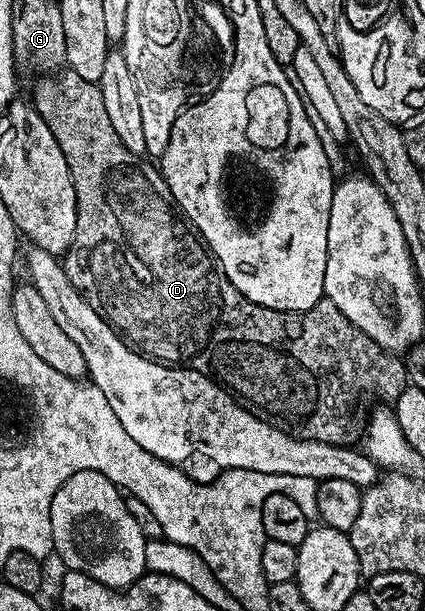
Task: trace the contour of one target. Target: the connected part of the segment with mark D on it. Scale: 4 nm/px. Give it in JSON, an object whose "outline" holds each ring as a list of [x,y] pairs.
{"outline":[[[70,69],[60,70],[54,77],[36,78],[35,81],[33,106],[49,125],[53,137],[57,137],[57,145],[61,145],[61,153],[65,153],[65,161],[71,165],[71,180],[77,197],[77,233],[73,237],[73,245],[66,255],[62,256],[63,268],[71,284],[83,293],[84,297],[94,305],[95,310],[111,324],[111,328],[123,336],[140,355],[168,365],[191,368],[197,373],[203,374],[230,392],[256,417],[264,419],[285,434],[292,435],[293,438],[346,444],[348,442],[347,434],[351,431],[351,422],[355,419],[355,406],[358,405],[362,395],[376,395],[379,401],[398,399],[399,394],[409,383],[406,362],[398,354],[381,349],[381,345],[377,345],[377,341],[373,341],[373,337],[361,333],[361,329],[357,329],[357,325],[353,325],[347,320],[345,313],[341,313],[341,309],[337,309],[337,305],[322,298],[317,301],[317,305],[304,311],[278,311],[249,301],[235,289],[215,256],[211,254],[203,236],[191,223],[188,215],[179,208],[179,204],[175,202],[171,190],[167,187],[166,179],[158,170],[146,171],[139,164],[142,163],[140,156],[125,149],[125,145],[119,140],[117,133],[113,133],[113,121],[109,121],[109,112],[105,110],[105,99],[100,96],[101,89],[98,83],[85,81],[85,77],[77,77],[77,73]]]}

